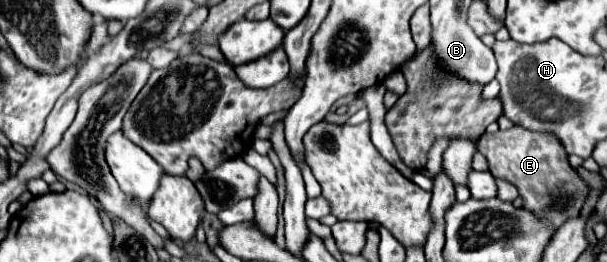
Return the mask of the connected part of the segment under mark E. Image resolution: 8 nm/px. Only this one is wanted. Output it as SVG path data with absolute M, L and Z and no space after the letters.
M514 126L510 130L498 130L496 134L482 134L478 138L478 150L488 158L492 176L516 184L520 196L524 198L524 208L536 216L546 218L560 228L568 218L580 214L588 188L570 168L568 156L556 136Z

